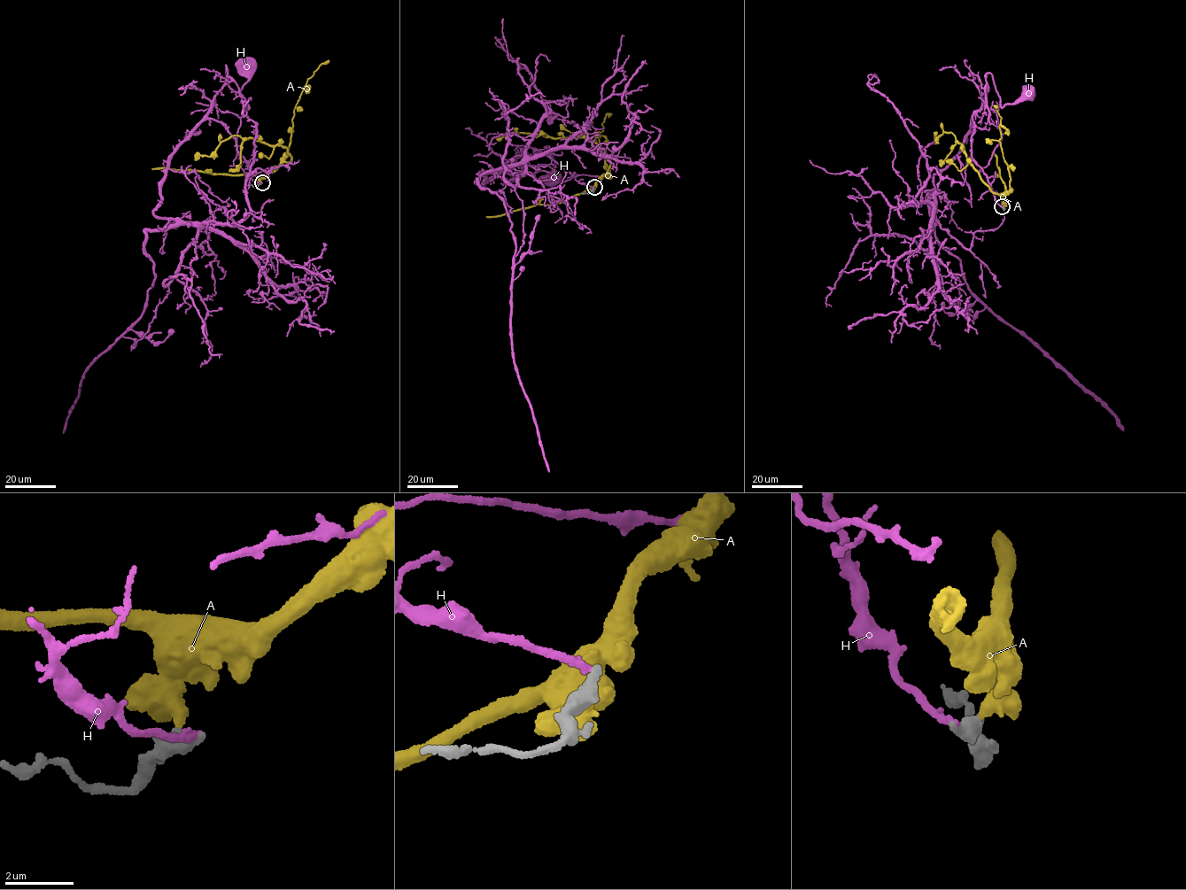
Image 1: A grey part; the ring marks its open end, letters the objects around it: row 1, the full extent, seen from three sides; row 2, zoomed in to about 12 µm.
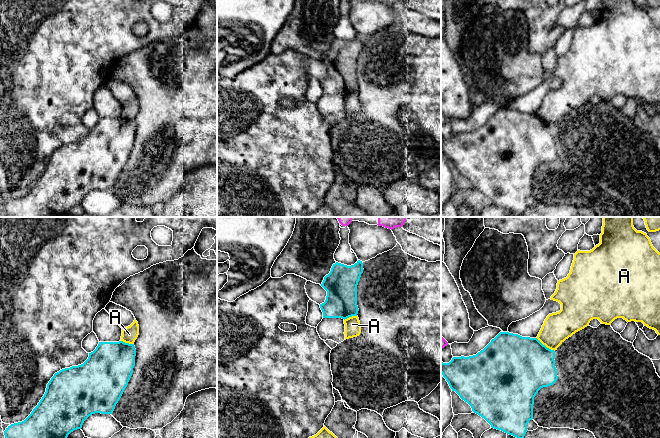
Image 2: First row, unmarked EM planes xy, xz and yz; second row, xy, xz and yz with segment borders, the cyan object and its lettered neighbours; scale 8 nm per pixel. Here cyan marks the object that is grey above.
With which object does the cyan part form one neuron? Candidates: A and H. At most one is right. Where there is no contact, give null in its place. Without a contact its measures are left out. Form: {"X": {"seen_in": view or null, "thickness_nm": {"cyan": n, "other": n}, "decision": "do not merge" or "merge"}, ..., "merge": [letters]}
{"A": {"seen_in": "yz", "thickness_nm": {"cyan": 480, "other": 240}, "decision": "do not merge"}, "H": {"seen_in": null, "decision": "do not merge"}, "merge": []}

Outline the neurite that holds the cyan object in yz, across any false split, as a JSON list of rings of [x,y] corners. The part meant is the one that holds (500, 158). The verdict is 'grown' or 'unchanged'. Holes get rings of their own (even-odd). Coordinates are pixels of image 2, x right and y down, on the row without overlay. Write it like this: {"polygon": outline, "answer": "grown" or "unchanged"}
{"polygon": [[[500,108],[483,126],[478,128],[476,131],[469,133],[453,133],[449,139],[443,139],[441,137],[441,150],[448,158],[452,167],[455,167],[462,176],[467,178],[471,182],[472,187],[484,194],[491,201],[492,204],[501,206],[518,215],[523,215],[526,208],[528,207],[527,200],[530,196],[533,195],[534,173],[541,164],[553,161],[558,155],[554,135],[555,127],[547,124],[537,114],[522,113],[518,110],[513,110],[509,108]]], "answer": "unchanged"}

